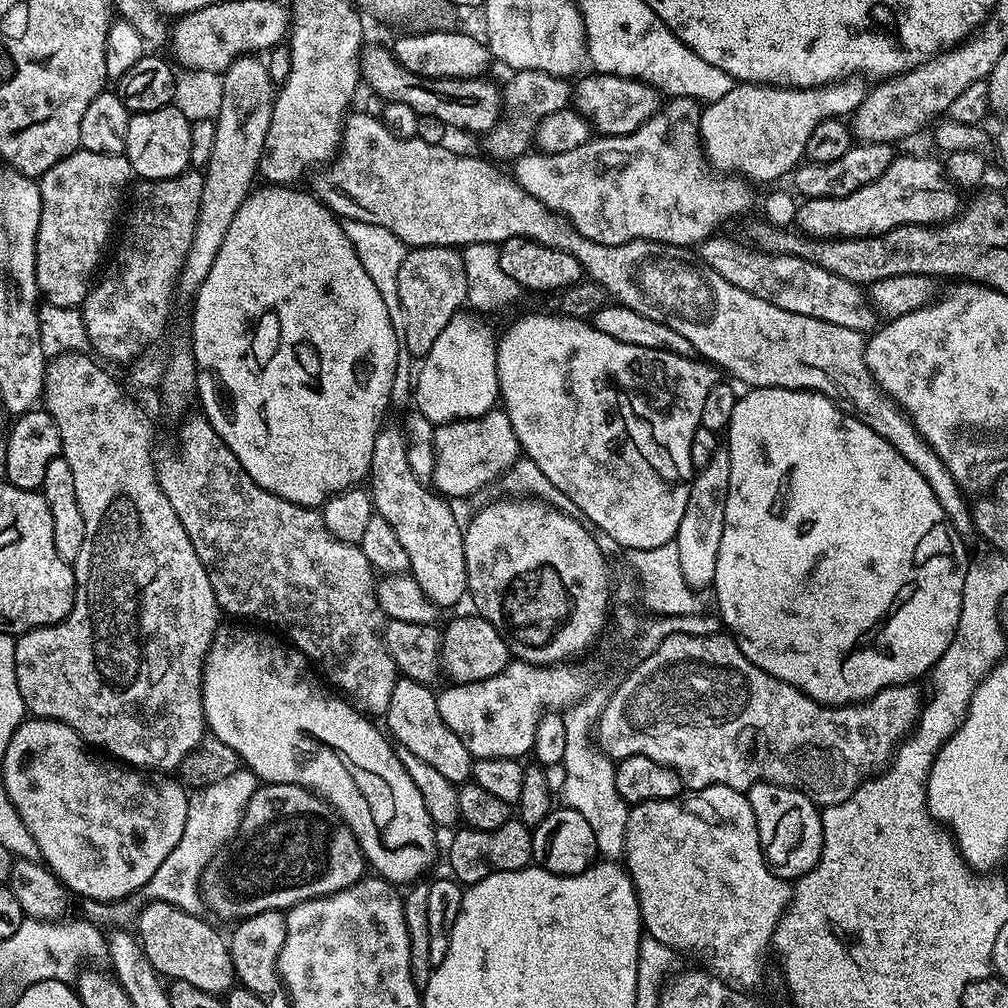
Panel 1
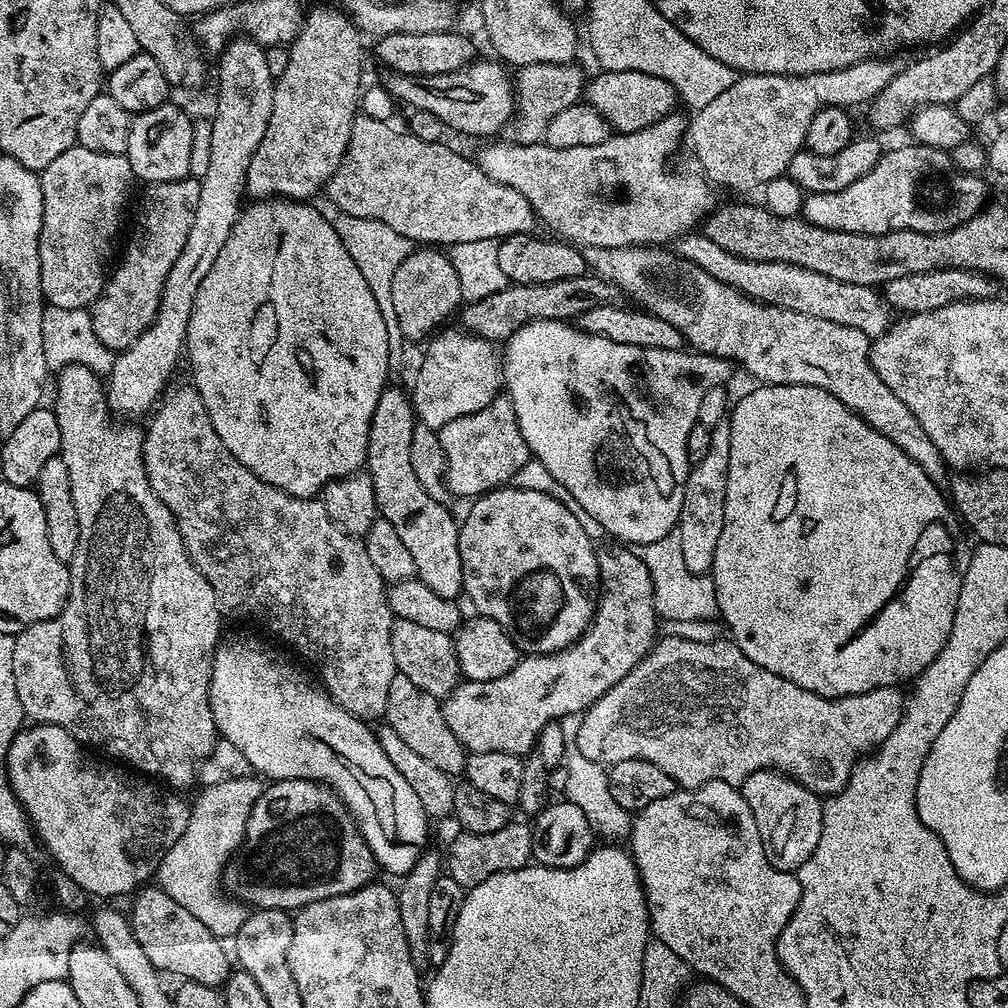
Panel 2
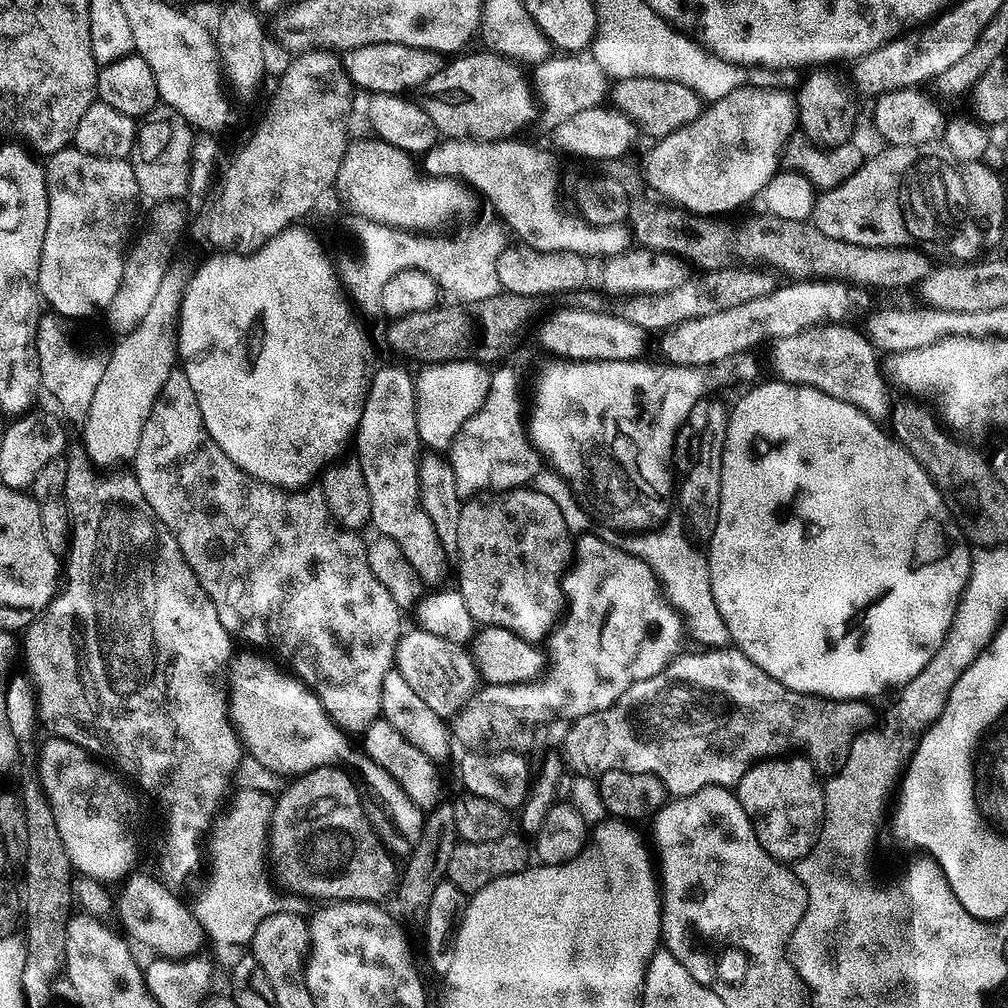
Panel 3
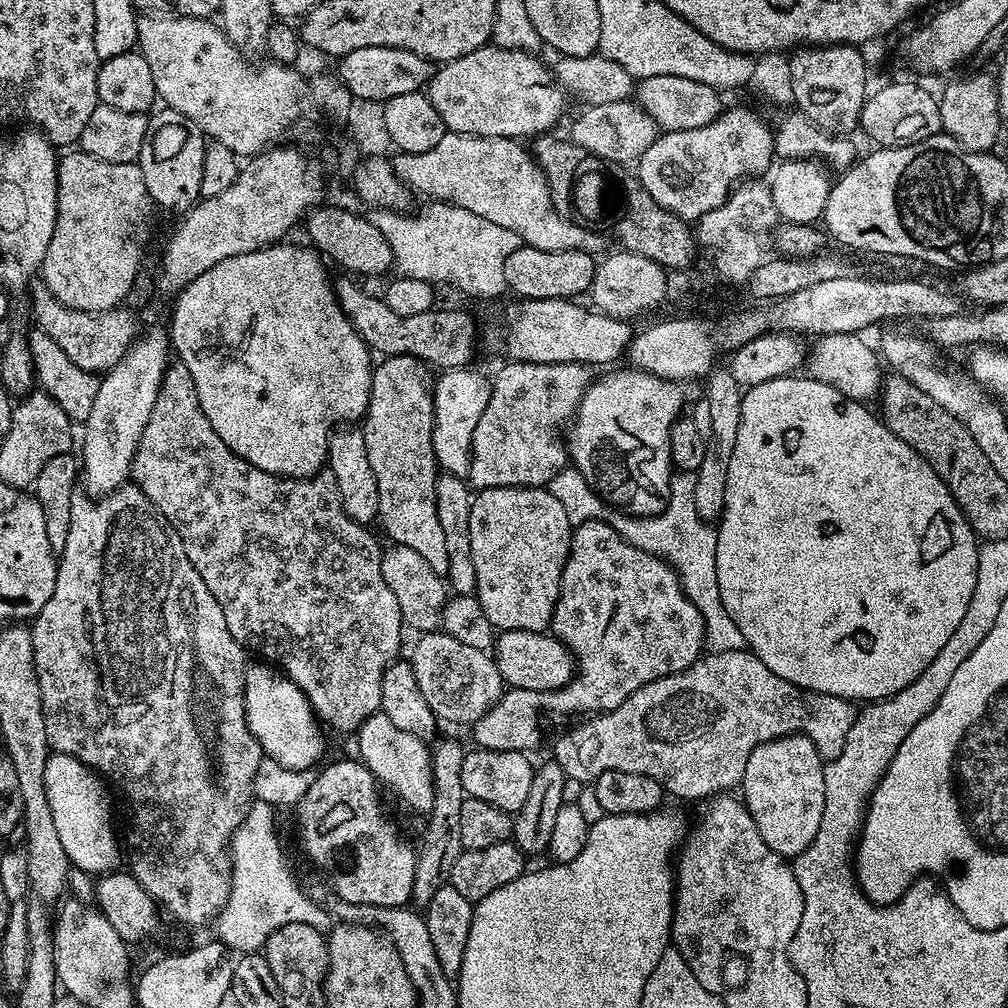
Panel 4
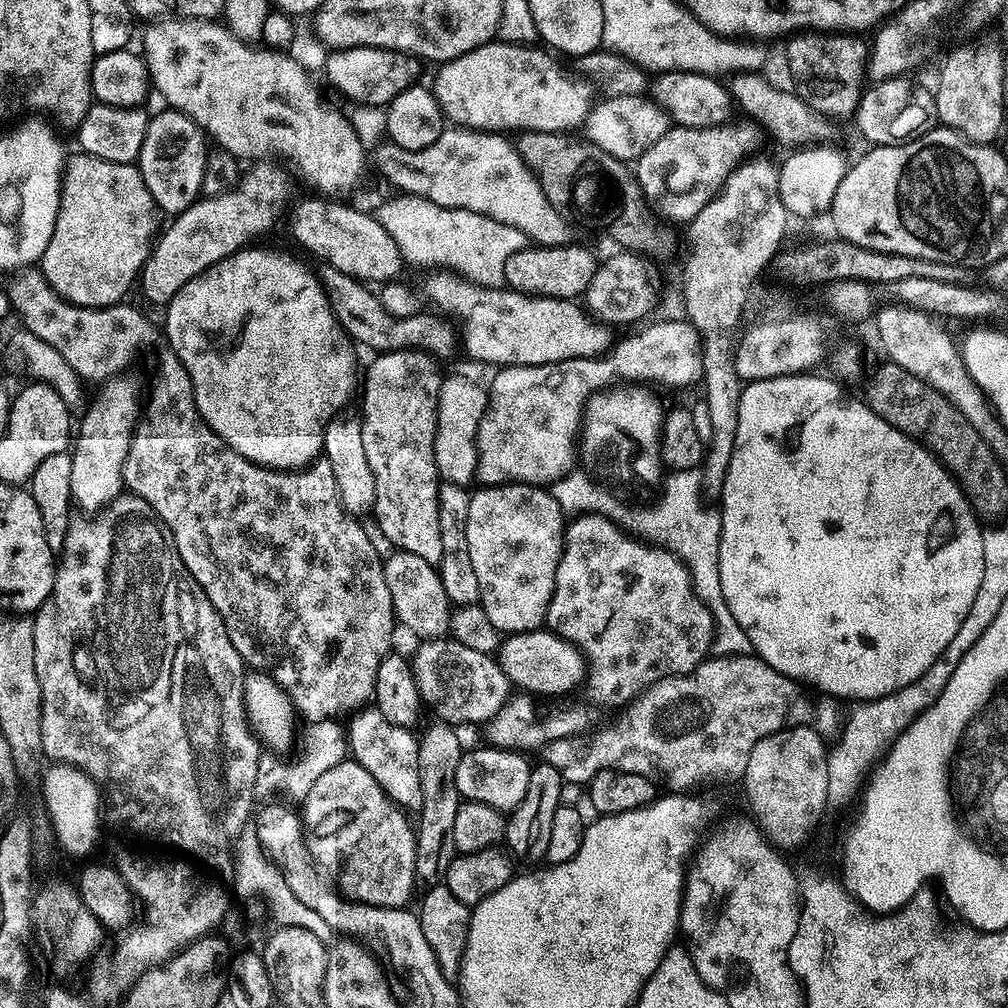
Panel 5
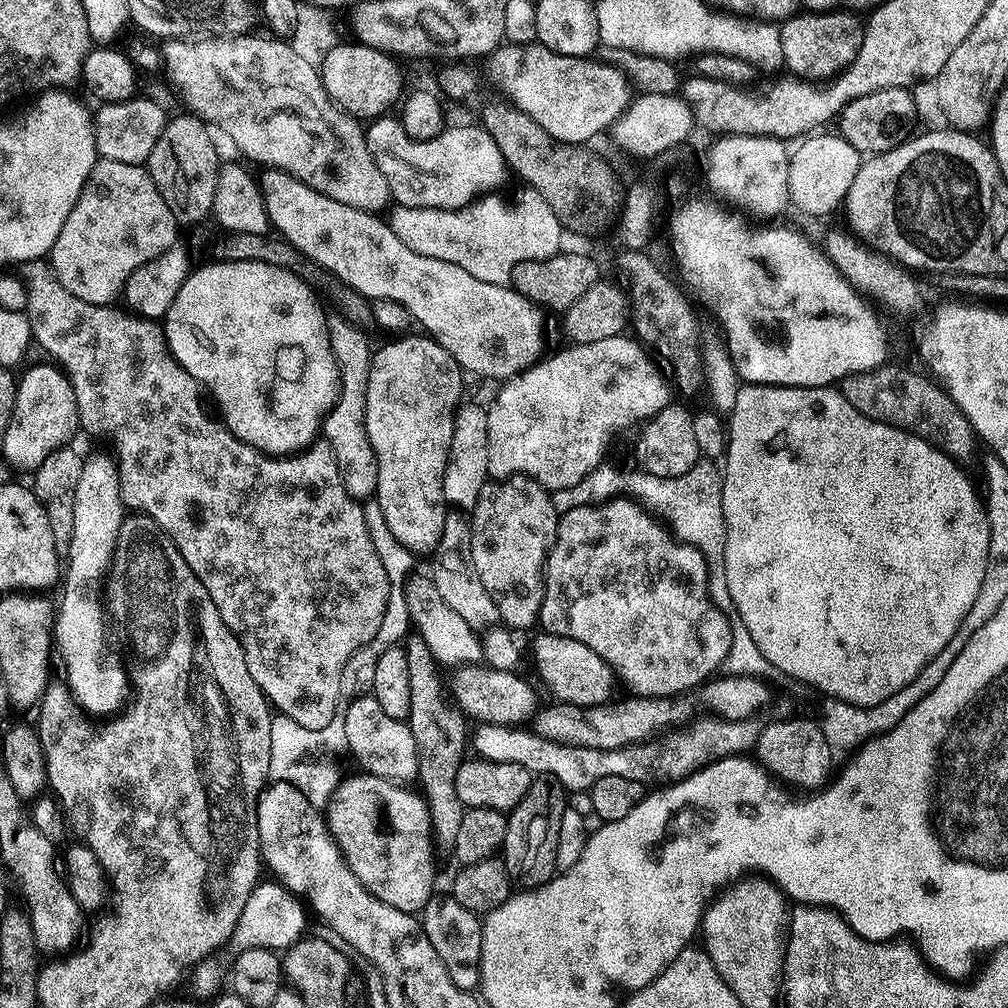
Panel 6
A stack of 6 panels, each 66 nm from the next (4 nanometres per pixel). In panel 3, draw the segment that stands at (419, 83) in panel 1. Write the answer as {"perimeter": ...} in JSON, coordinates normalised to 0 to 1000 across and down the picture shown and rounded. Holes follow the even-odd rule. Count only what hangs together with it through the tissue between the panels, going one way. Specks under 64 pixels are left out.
{"perimeter":[[[465,51],[445,59],[438,70],[415,88],[415,102],[430,117],[438,136],[445,139],[503,139],[511,136],[515,132],[512,130],[527,117],[529,120],[533,112],[534,103],[521,68],[503,56],[479,51]]]}

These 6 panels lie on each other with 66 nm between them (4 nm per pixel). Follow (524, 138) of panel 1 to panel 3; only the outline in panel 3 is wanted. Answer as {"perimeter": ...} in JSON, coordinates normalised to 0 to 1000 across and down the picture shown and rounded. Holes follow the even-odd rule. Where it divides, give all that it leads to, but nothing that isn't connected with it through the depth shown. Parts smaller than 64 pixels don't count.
{"perimeter":[[[549,54],[527,68],[526,79],[534,100],[534,121],[536,117],[541,129],[552,127],[565,113],[573,113],[573,109],[596,106],[605,89],[604,76],[586,54]]]}

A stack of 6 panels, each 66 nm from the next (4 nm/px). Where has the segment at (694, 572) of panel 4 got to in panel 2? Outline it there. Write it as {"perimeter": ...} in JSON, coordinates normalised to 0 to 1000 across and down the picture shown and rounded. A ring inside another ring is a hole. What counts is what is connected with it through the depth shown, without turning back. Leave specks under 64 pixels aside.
{"perimeter":[[[668,530],[653,538],[644,540],[628,540],[625,546],[641,562],[647,578],[647,599],[651,603],[652,612],[659,615],[676,614],[684,617],[690,615],[710,615],[710,583],[706,579],[705,570],[686,567],[677,555],[677,542],[674,531]]]}

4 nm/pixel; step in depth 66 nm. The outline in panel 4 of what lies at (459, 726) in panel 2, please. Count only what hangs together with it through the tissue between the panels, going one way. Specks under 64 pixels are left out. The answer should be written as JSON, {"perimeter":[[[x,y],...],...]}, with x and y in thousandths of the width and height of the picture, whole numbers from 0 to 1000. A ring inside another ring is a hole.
{"perimeter":[[[583,516],[580,520],[572,519],[567,529],[567,544],[563,548],[563,557],[560,559],[560,568],[555,577],[556,592],[552,595],[552,603],[548,607],[547,626],[553,635],[567,648],[569,659],[573,666],[568,670],[567,674],[560,680],[559,683],[553,683],[551,687],[527,687],[522,683],[508,683],[501,686],[496,693],[484,703],[484,706],[475,714],[467,719],[468,730],[473,734],[477,743],[485,746],[515,746],[524,744],[524,741],[532,734],[532,709],[539,700],[544,706],[583,706],[579,708],[598,708],[606,703],[617,700],[617,696],[621,692],[625,692],[631,688],[632,683],[641,681],[645,677],[649,677],[653,673],[662,671],[667,664],[683,663],[686,659],[689,659],[695,654],[696,648],[700,643],[700,628],[698,626],[698,615],[692,609],[692,605],[688,599],[683,597],[678,583],[675,582],[675,572],[664,560],[653,555],[652,552],[646,552],[643,548],[633,546],[629,542],[625,542],[619,533],[614,531],[606,519],[598,520],[595,516]]]}

